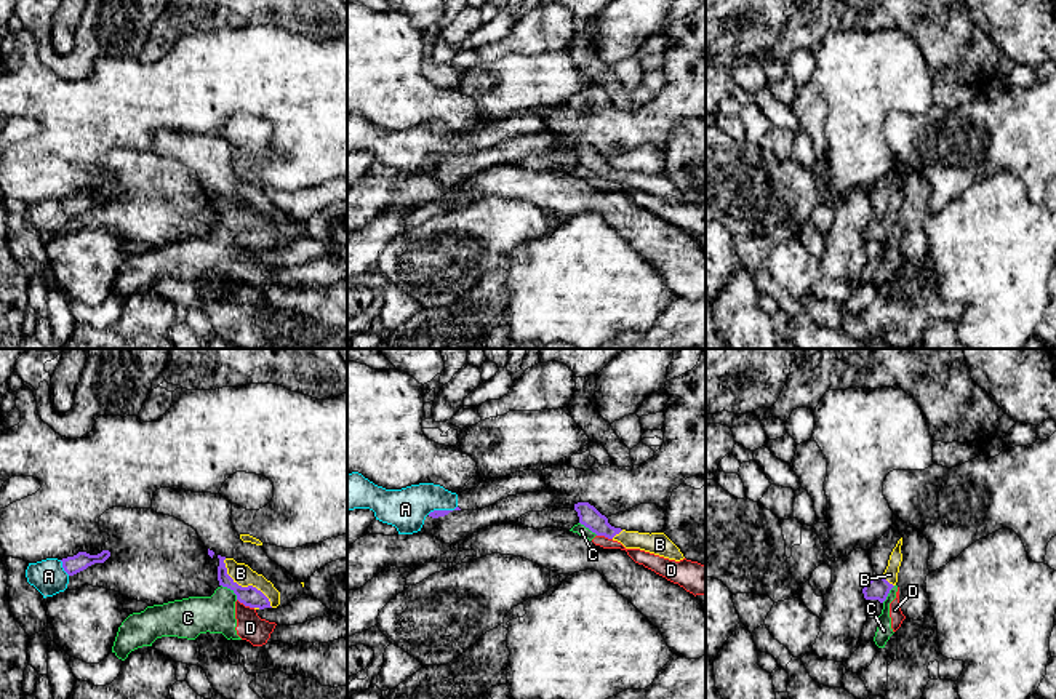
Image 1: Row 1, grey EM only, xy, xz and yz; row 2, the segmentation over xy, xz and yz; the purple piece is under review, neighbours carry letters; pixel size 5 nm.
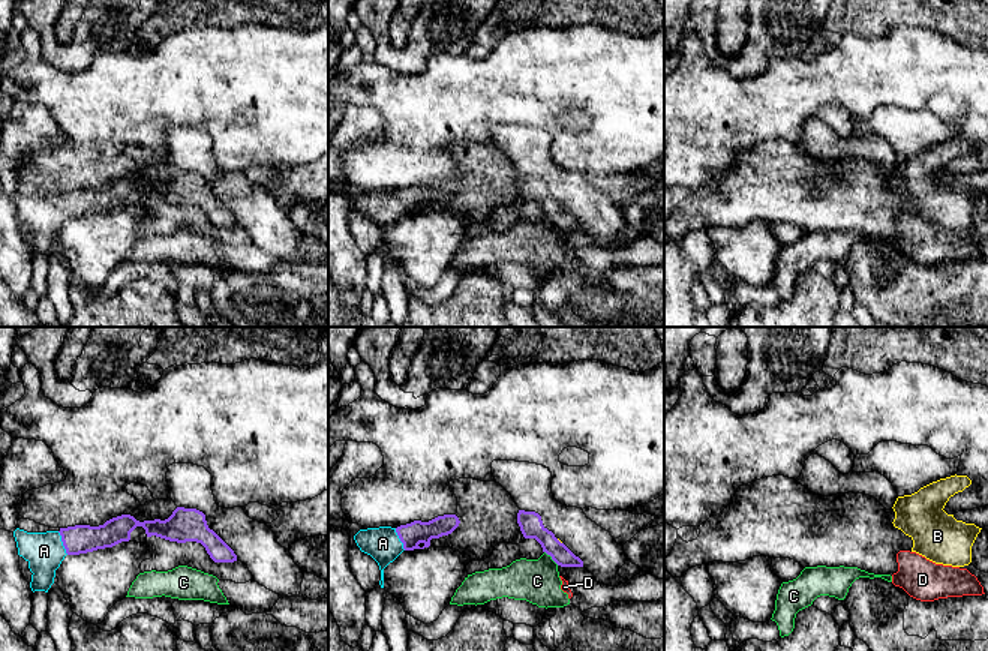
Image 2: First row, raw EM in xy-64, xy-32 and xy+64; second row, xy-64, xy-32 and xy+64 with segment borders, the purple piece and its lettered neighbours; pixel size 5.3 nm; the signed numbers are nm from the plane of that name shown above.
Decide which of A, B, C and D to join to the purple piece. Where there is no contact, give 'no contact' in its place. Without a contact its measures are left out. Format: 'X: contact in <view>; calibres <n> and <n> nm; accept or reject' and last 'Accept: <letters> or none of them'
A: contact in xy; calibres 90 and 170 nm; accept
B: contact in xy; calibres 100 and 100 nm; accept
C: contact in xy; calibres 100 and 190 nm; reject
D: contact in xy; calibres 100 and 140 nm; reject
Accept: A, B

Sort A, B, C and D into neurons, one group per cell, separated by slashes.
A B / C D

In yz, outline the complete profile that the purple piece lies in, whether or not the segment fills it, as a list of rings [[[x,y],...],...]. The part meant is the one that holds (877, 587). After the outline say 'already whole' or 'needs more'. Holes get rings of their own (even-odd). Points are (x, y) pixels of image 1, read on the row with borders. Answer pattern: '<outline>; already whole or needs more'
[[[902,537],[893,549],[885,573],[882,576],[872,576],[872,579],[864,585],[862,593],[866,600],[878,600],[883,603],[890,590],[896,585],[899,566],[902,561],[901,545]]]; needs more

